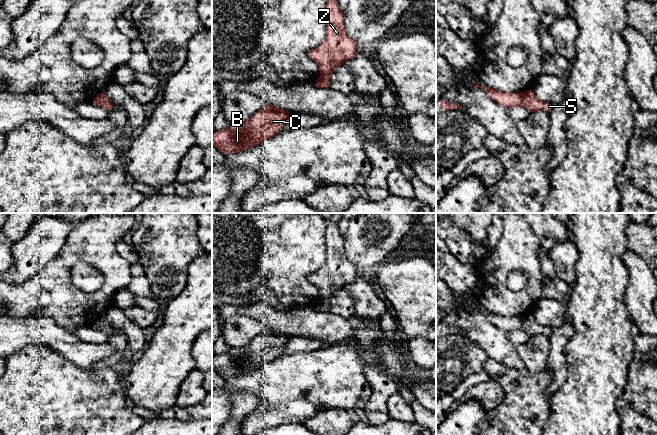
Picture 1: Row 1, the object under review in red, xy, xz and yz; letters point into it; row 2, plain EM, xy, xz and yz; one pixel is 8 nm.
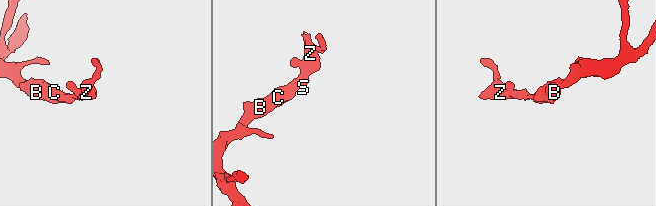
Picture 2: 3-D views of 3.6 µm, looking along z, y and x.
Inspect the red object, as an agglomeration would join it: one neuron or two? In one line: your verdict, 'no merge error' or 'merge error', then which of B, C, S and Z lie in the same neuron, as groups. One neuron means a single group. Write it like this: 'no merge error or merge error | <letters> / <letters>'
no merge error | B C S Z

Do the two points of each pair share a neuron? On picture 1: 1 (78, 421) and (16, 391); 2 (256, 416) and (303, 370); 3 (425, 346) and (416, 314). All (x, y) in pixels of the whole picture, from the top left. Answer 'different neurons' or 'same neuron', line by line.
1: same neuron
2: same neuron
3: different neurons

